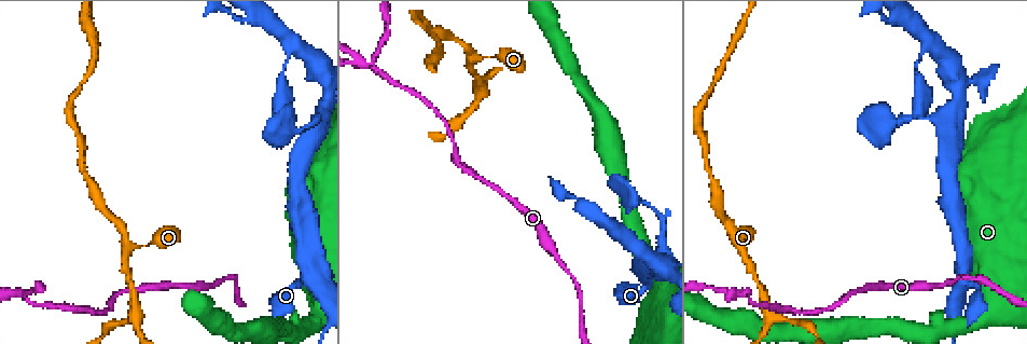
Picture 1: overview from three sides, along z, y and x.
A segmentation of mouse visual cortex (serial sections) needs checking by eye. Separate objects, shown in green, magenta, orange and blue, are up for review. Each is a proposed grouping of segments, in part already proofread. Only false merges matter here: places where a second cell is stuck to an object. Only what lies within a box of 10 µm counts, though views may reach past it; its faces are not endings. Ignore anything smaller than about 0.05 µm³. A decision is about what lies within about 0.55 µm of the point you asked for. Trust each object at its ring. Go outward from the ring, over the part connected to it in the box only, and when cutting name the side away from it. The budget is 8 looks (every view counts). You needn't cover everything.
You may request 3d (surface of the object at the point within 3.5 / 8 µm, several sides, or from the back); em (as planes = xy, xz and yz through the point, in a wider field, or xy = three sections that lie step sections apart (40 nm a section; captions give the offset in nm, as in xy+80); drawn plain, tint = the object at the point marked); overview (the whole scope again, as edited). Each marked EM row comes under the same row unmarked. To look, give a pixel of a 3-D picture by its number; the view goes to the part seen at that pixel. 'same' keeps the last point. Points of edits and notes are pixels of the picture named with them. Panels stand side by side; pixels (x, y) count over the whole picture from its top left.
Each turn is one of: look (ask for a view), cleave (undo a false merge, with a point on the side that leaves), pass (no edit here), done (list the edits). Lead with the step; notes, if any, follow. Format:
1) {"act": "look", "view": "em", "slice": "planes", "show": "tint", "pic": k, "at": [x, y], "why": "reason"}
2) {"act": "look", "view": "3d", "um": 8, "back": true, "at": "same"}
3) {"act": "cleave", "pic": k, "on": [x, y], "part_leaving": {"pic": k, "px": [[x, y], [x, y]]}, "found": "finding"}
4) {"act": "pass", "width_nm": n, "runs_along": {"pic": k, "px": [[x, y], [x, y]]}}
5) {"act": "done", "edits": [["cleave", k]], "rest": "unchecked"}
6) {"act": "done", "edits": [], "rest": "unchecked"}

{"act": "look", "view": "3d", "um": 3.5, "pic": 1, "at": [559, 260], "why": "calibre changes"}

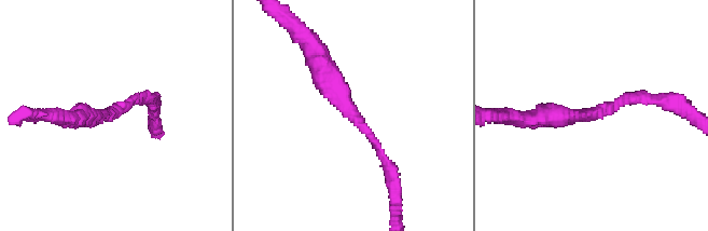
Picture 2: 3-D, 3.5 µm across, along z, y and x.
{"act": "pass", "runs_along": {"pic": 2, "px": [[319, 60], [388, 174]]}, "found": "one cell here"}

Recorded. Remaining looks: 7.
{"act": "look", "view": "3d", "um": 3.5, "pic": 1, "at": [130, 247], "why": "sharp bend"}

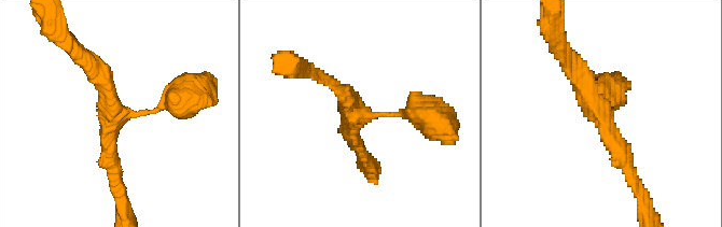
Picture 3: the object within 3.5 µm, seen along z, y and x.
{"act": "look", "view": "em", "slice": "planes", "show": "tint", "pic": 3, "at": [116, 111], "arms": 3, "arm_widths_nm": [200, 250, 250], "why": "shape alone is not enough"}

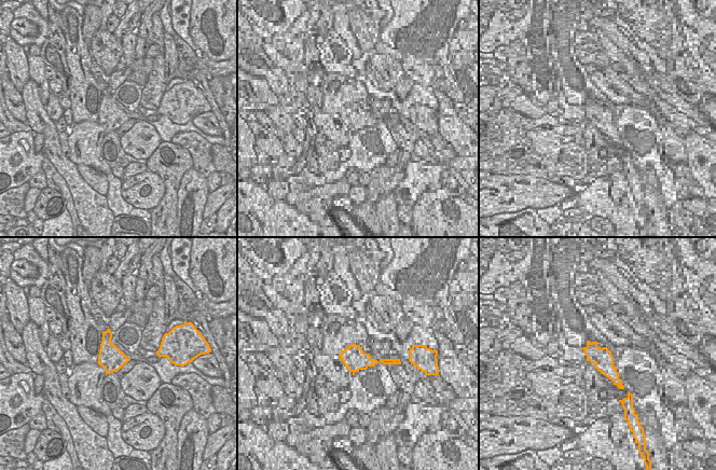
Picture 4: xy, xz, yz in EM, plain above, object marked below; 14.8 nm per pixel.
{"act": "pass", "width_nm": 360, "runs_along": {"pic": 3, "px": [[182, 98], [123, 115], [83, 55]]}, "found": "one cell here"}

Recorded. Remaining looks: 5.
{"act": "look", "view": "3d", "um": 3.5, "back": true, "pic": 1, "at": [772, 315], "why": "arms part here"}

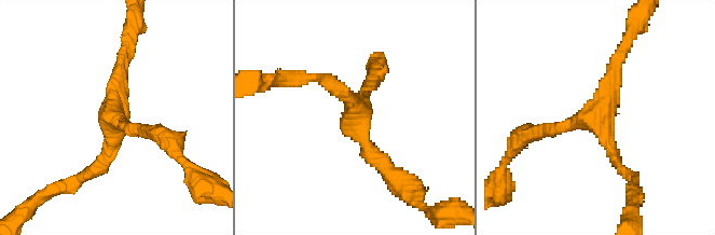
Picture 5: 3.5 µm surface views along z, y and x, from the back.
{"act": "look", "view": "em", "slice": "xy", "step": 5, "show": "tint", "pic": 5, "at": [593, 119], "arms": 3, "arm_widths_nm": [200, 200, 200]}

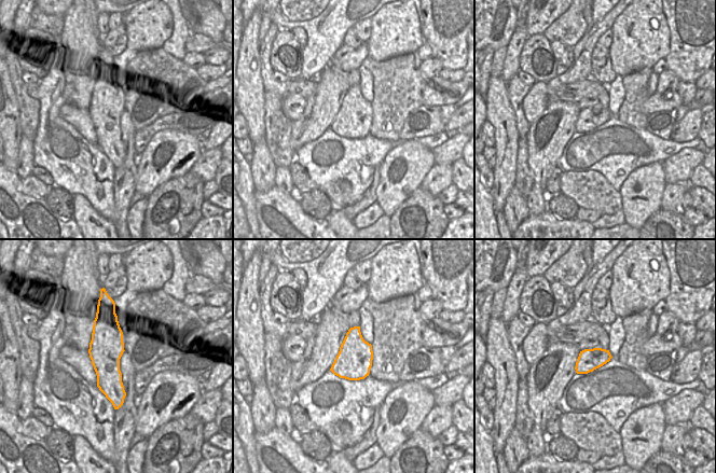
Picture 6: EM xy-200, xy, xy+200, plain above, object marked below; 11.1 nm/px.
{"act": "pass", "runs_along": {"pic": 5, "px": [[620, 53], [593, 116], [538, 133]]}, "found": "all the same cell"}

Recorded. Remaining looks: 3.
{"act": "done", "edits": [], "rest": "unchecked"}

